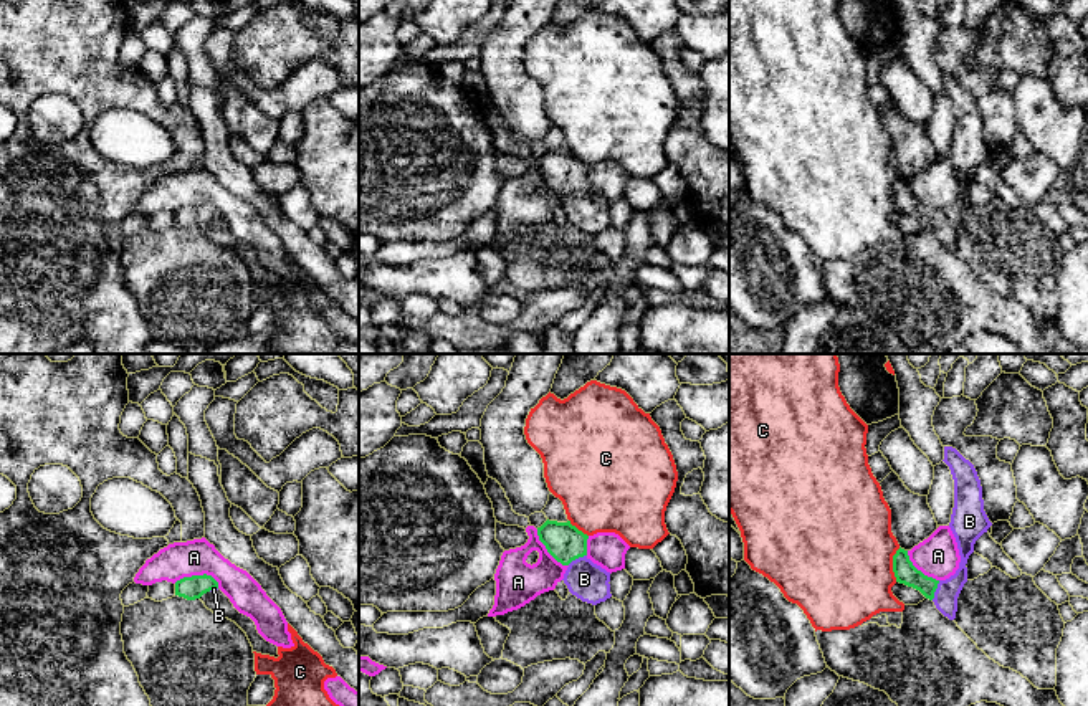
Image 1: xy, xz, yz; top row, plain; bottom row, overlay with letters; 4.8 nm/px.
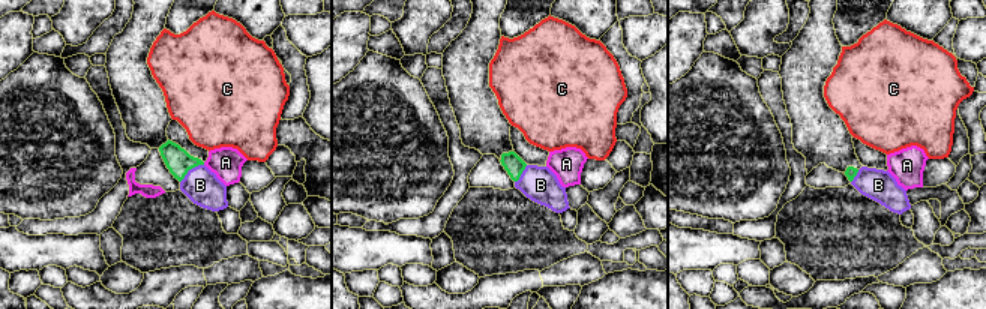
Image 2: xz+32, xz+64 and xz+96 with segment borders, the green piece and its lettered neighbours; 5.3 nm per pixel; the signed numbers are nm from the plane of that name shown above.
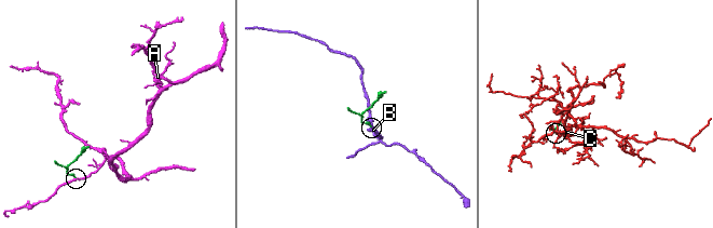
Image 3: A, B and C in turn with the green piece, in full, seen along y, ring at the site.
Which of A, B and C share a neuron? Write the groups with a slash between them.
A / B / C

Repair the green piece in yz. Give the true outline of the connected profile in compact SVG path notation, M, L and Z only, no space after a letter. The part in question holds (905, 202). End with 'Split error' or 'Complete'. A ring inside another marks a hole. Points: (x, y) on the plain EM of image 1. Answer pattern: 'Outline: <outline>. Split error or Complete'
Outline: M944 76L942 89L954 109L954 137L949 157L956 167L961 192L954 205L936 210L918 200L909 190L908 180L898 179L893 185L896 212L919 220L933 230L936 238L949 250L956 248L957 227L967 212L967 188L974 182L976 170L992 155L982 129L982 116L974 94L956 78Z. Split error

